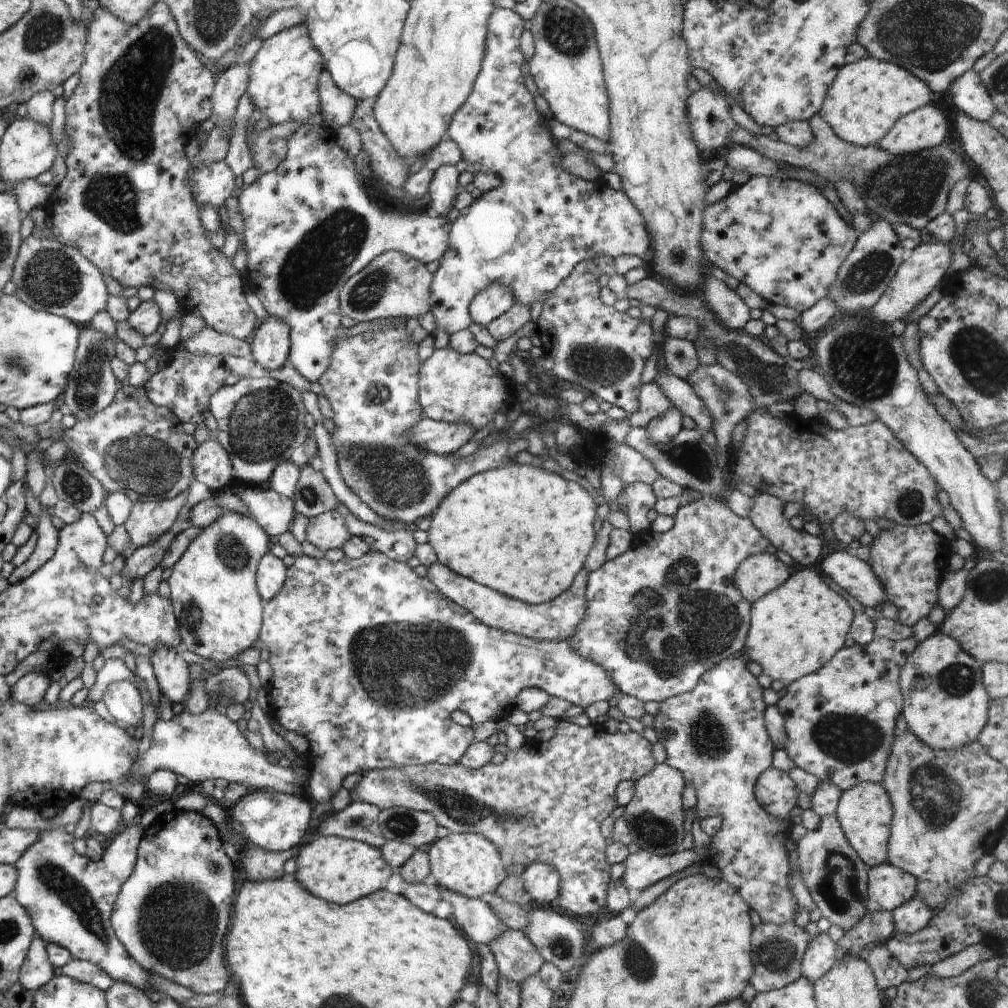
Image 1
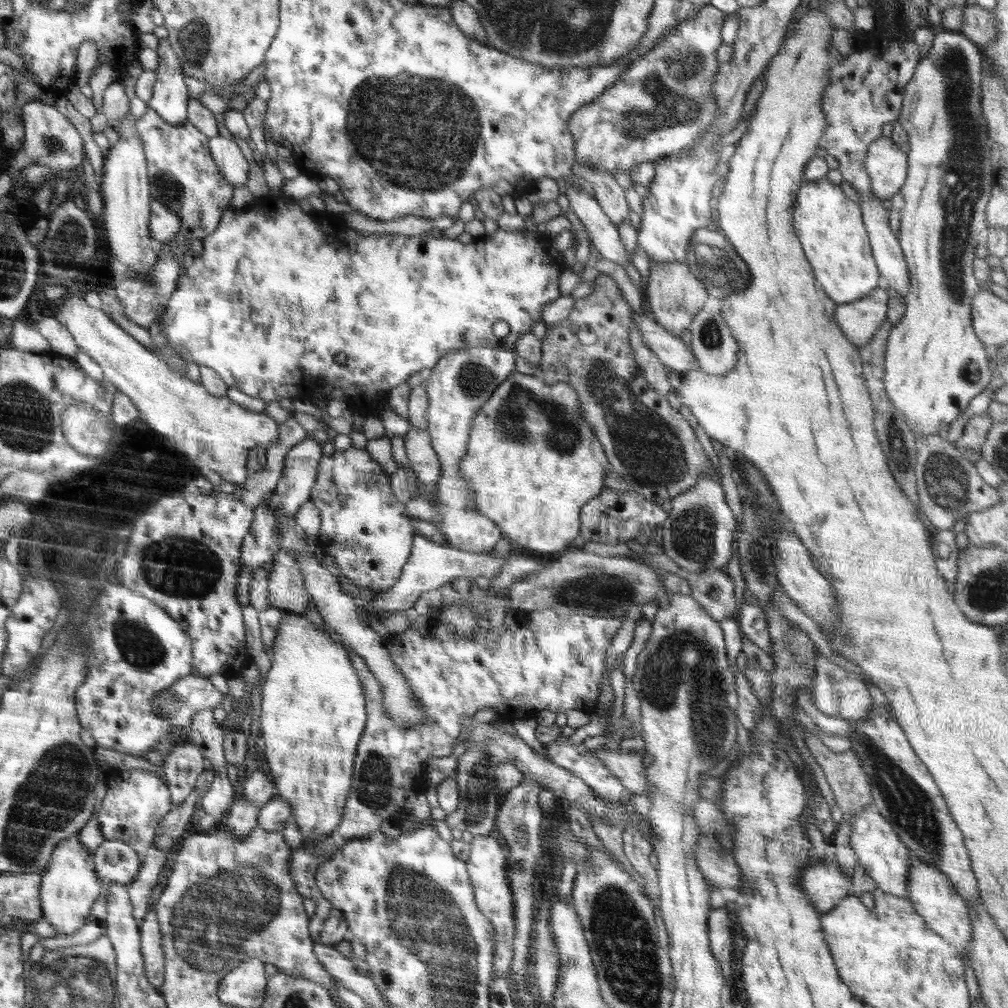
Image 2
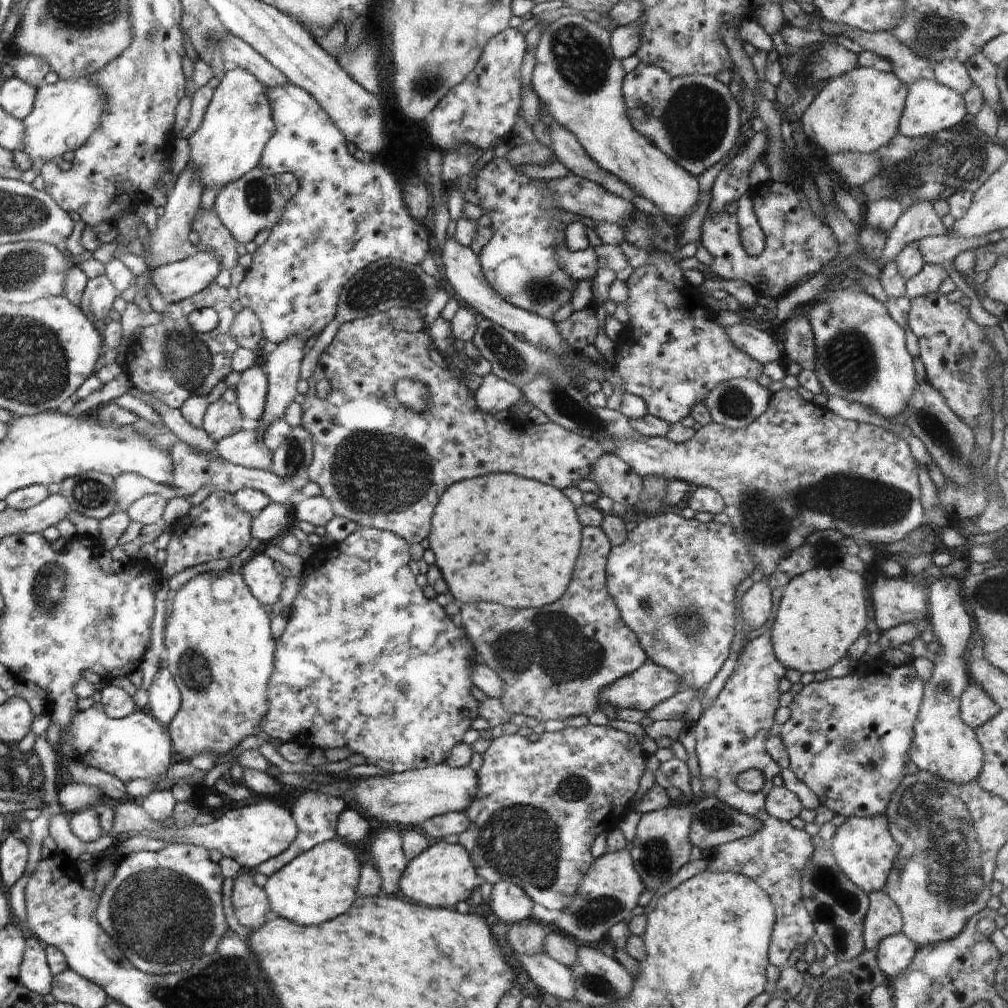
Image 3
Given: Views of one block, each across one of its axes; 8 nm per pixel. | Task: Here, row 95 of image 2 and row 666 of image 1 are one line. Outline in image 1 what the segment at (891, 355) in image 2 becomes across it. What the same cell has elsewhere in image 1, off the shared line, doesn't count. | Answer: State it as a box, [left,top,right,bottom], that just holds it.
[899,630,991,751]

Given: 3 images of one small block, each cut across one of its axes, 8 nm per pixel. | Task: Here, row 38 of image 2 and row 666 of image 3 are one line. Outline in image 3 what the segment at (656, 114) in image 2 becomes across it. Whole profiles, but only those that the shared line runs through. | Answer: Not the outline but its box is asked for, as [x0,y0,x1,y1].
[605,513,755,693]

